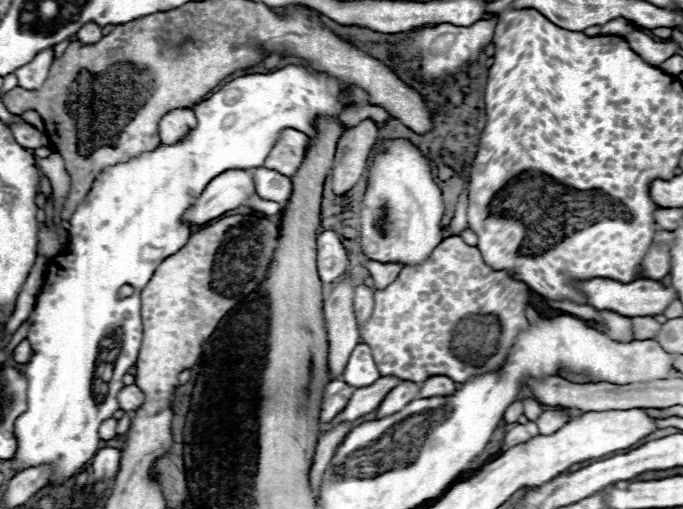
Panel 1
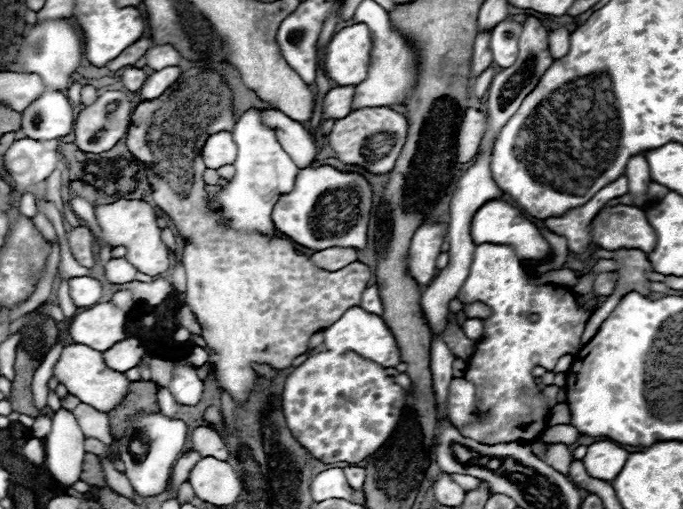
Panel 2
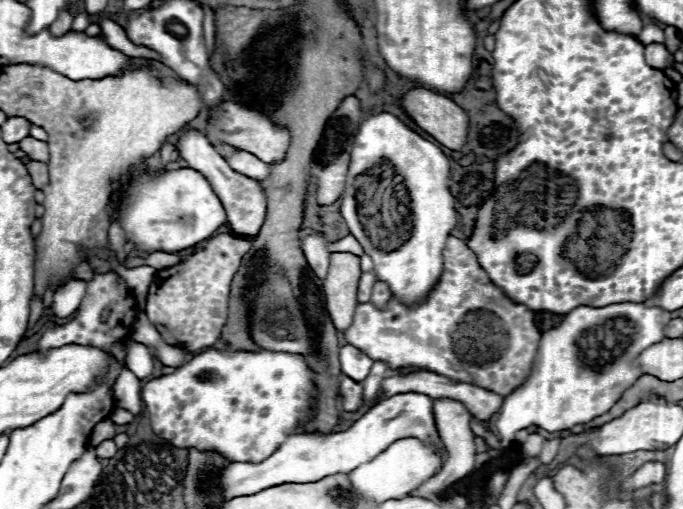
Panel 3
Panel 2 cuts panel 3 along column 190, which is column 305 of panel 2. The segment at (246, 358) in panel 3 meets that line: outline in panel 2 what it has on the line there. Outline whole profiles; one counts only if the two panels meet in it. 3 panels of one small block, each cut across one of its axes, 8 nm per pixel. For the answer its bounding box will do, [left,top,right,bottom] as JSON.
[282,350,404,464]

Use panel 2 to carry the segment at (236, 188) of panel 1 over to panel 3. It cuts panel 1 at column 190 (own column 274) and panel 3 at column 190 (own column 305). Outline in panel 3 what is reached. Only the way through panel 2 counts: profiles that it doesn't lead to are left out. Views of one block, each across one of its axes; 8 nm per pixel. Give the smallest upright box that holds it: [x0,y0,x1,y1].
[116,168,226,252]

